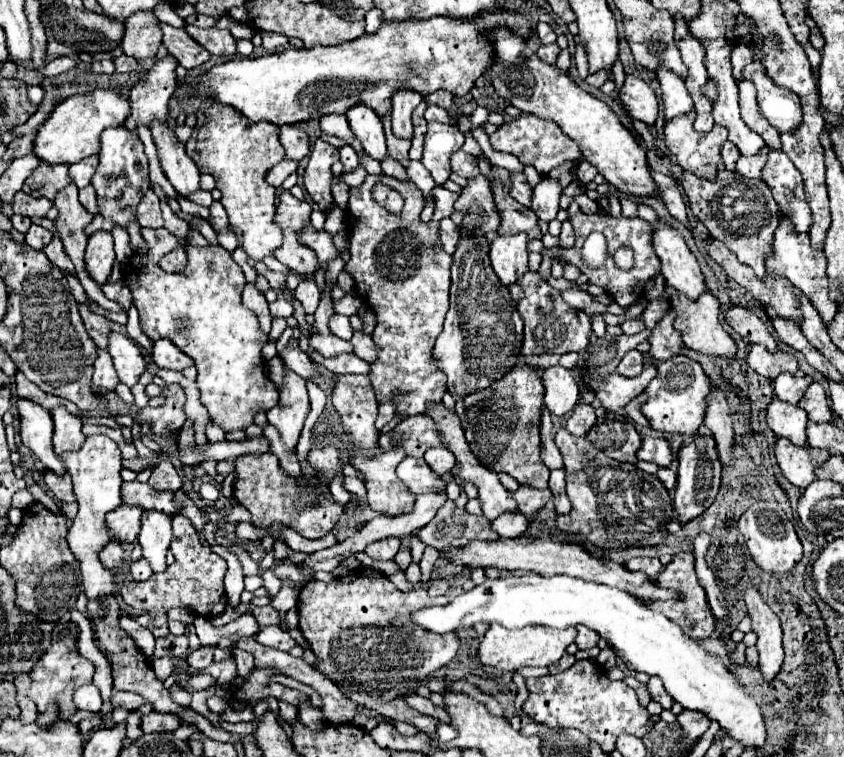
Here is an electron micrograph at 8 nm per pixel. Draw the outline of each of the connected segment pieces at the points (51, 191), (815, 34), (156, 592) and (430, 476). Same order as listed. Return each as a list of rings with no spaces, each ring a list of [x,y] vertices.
[[[41,163],[23,183],[23,191],[31,193],[31,195],[41,195],[41,197],[49,197],[51,201],[55,199],[55,193],[69,185],[71,179],[67,175],[69,165],[49,165],[49,163]]]
[[[807,15],[807,19],[805,19],[805,23],[809,25],[809,29],[811,29],[811,37],[809,37],[809,41],[811,41],[811,45],[815,47],[815,49],[823,49],[823,37],[821,37],[821,31],[817,29],[817,25],[815,25],[815,21]]]
[[[185,515],[173,517],[172,531],[173,539],[169,548],[174,555],[175,562],[169,565],[163,573],[153,574],[147,581],[133,583],[133,589],[129,589],[127,605],[149,611],[149,613],[169,611],[175,607],[191,607],[193,613],[209,615],[209,617],[223,613],[227,605],[227,595],[223,589],[227,561],[221,555],[211,553],[199,543],[195,527]]]
[[[405,457],[399,463],[397,475],[407,485],[409,493],[425,494],[431,491],[443,491],[446,494],[445,482],[431,471],[431,467],[423,459]]]

